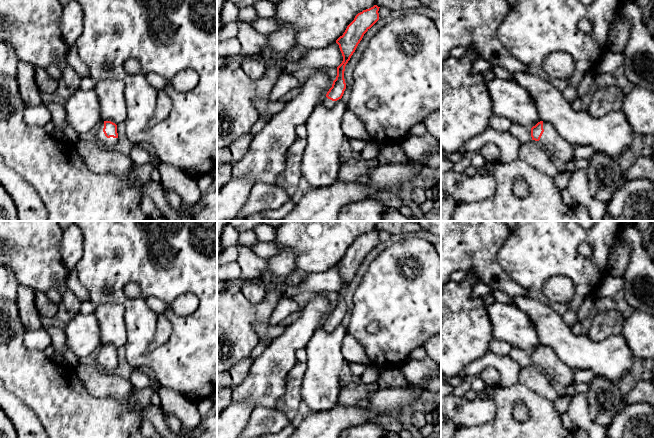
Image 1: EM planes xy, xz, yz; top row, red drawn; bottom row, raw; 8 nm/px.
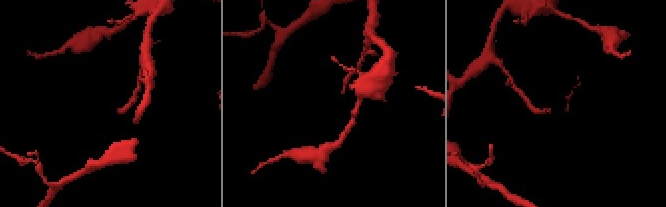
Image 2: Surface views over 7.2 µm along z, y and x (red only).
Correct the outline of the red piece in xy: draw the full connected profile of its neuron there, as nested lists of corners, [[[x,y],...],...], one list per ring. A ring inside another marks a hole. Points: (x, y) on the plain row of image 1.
[[[104,345],[98,350],[97,366],[113,373],[117,367],[117,349],[111,345]]]

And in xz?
[[[377,229],[358,237],[354,244],[347,250],[345,256],[336,267],[339,269],[343,280],[342,287],[337,291],[337,300],[326,320],[321,324],[325,331],[333,331],[341,323],[346,313],[344,303],[345,290],[355,276],[364,258],[379,244]]]

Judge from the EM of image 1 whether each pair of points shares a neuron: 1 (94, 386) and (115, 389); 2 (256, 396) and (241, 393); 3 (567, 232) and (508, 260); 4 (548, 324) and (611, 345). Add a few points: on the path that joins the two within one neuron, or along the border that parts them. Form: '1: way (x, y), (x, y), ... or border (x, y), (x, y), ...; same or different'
1: way (99, 386), (110, 386); same
2: way (252, 393), (245, 393); same
3: way (552, 234), (530, 256), (523, 257); same
4: way (564, 340), (572, 348), (595, 348); same

